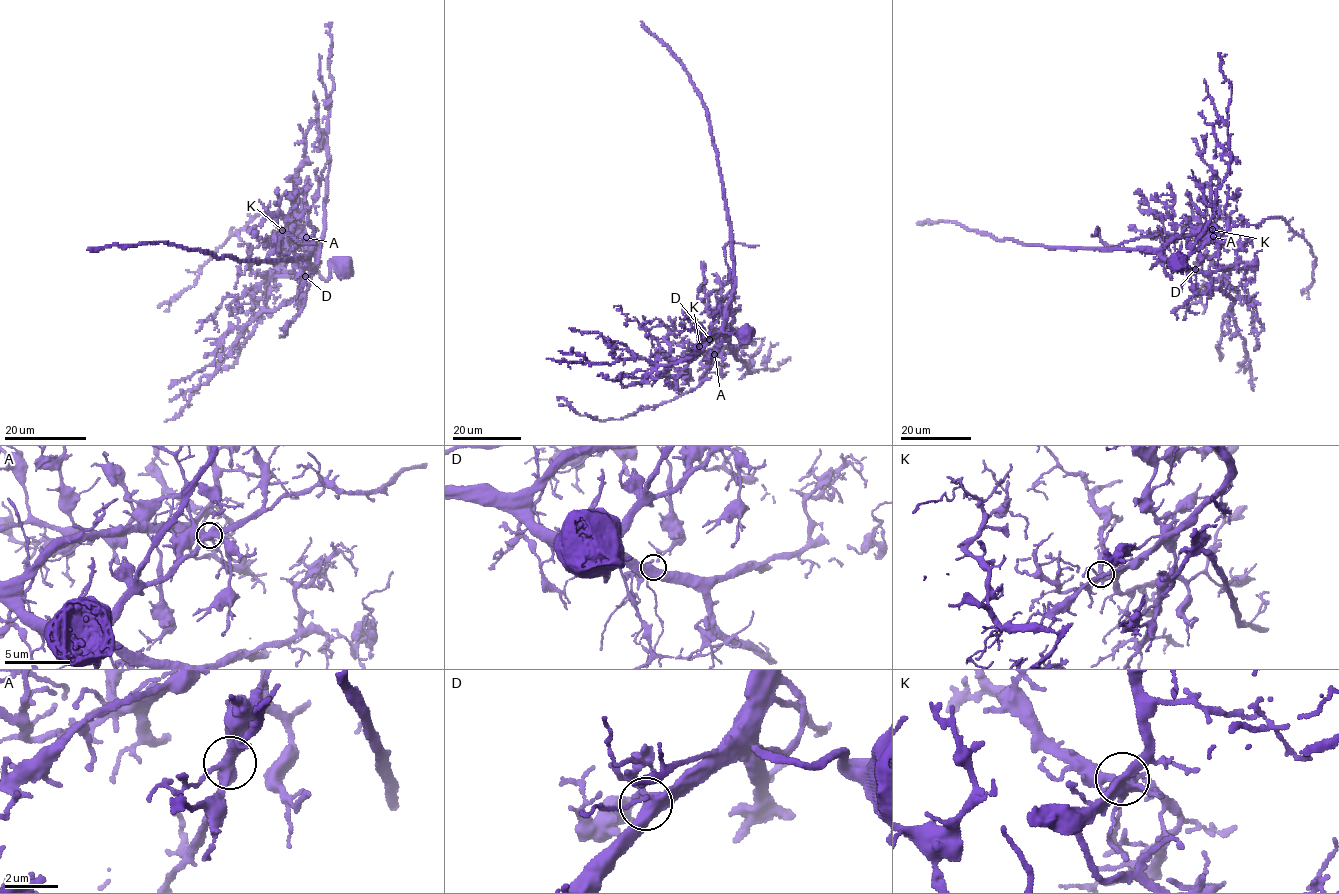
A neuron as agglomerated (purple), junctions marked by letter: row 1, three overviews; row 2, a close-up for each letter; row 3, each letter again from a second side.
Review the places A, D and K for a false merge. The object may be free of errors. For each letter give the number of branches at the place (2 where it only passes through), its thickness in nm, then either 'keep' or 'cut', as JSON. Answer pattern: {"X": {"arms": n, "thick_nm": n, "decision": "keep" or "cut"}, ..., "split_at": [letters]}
{"A": {"arms": 5, "thick_nm": 460, "decision": "cut"}, "D": {"arms": 6, "thick_nm": 460, "decision": "keep"}, "K": {"arms": 5, "thick_nm": 360, "decision": "keep"}, "split_at": ["A"]}

